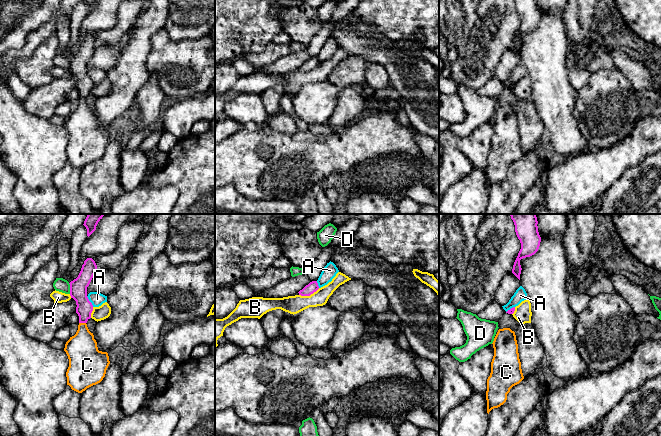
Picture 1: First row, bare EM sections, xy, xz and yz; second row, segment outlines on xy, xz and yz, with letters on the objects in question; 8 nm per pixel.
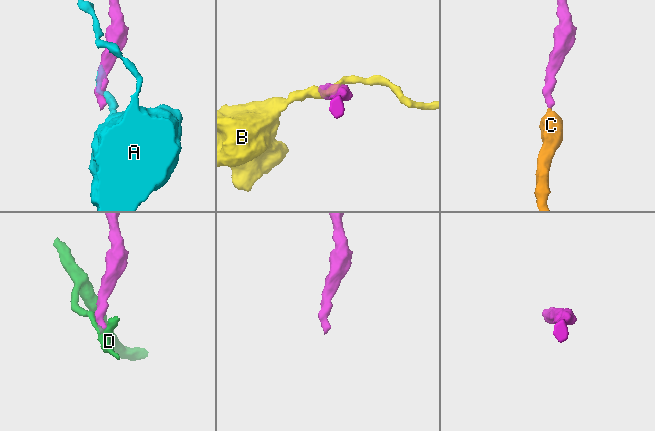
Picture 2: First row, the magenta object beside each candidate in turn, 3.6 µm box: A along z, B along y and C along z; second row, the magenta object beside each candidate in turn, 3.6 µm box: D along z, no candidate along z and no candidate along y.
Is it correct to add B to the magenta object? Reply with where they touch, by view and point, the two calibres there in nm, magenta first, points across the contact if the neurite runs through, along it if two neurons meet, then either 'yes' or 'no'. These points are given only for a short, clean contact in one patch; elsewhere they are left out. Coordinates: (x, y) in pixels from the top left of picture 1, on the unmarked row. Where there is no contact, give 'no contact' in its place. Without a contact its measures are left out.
contact xz (309, 71); calibres 90 and 140 nm; border xz (319, 64), (309, 71), (299, 71); no

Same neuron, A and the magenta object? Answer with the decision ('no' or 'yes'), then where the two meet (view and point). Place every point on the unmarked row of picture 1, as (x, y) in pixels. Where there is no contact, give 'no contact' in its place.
no | xy (89, 77)

